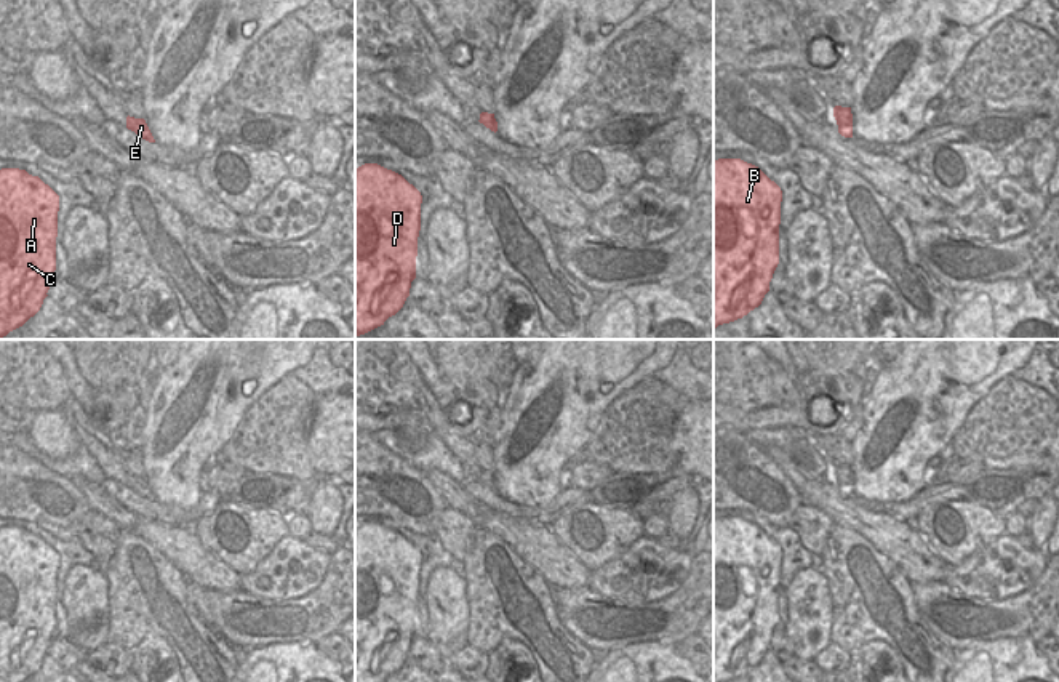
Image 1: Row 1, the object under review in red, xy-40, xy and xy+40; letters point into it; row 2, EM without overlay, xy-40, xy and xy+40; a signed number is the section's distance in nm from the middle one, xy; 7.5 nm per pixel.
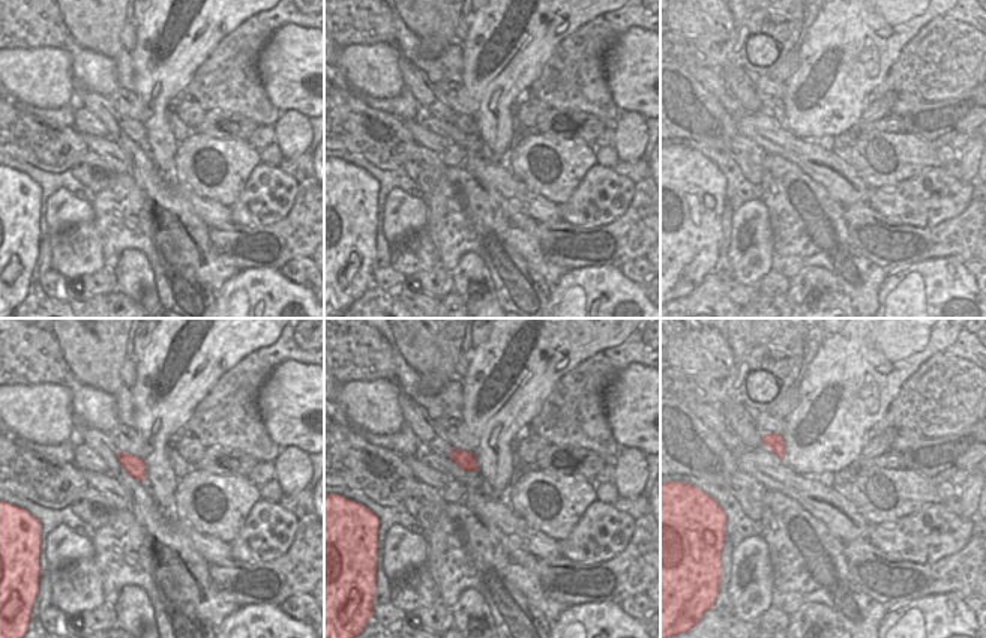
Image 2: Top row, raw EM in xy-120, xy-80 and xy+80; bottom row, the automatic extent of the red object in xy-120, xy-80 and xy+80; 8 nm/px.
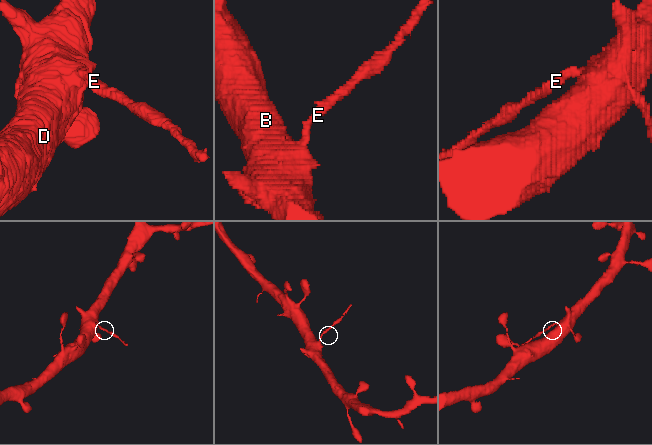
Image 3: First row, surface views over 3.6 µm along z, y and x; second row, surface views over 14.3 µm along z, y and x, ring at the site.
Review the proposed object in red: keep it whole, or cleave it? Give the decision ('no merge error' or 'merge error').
merge error

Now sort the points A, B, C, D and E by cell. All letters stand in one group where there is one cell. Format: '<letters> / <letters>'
A B C D / E

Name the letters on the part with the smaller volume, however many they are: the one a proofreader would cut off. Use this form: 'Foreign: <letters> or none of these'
Foreign: E.

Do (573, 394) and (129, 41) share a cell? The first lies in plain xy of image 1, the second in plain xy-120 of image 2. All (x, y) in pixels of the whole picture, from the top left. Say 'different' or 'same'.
different

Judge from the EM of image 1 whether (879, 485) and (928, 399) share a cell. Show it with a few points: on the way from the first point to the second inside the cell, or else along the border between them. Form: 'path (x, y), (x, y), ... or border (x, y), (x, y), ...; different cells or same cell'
path (890, 465), (890, 458), (915, 420); same cell

